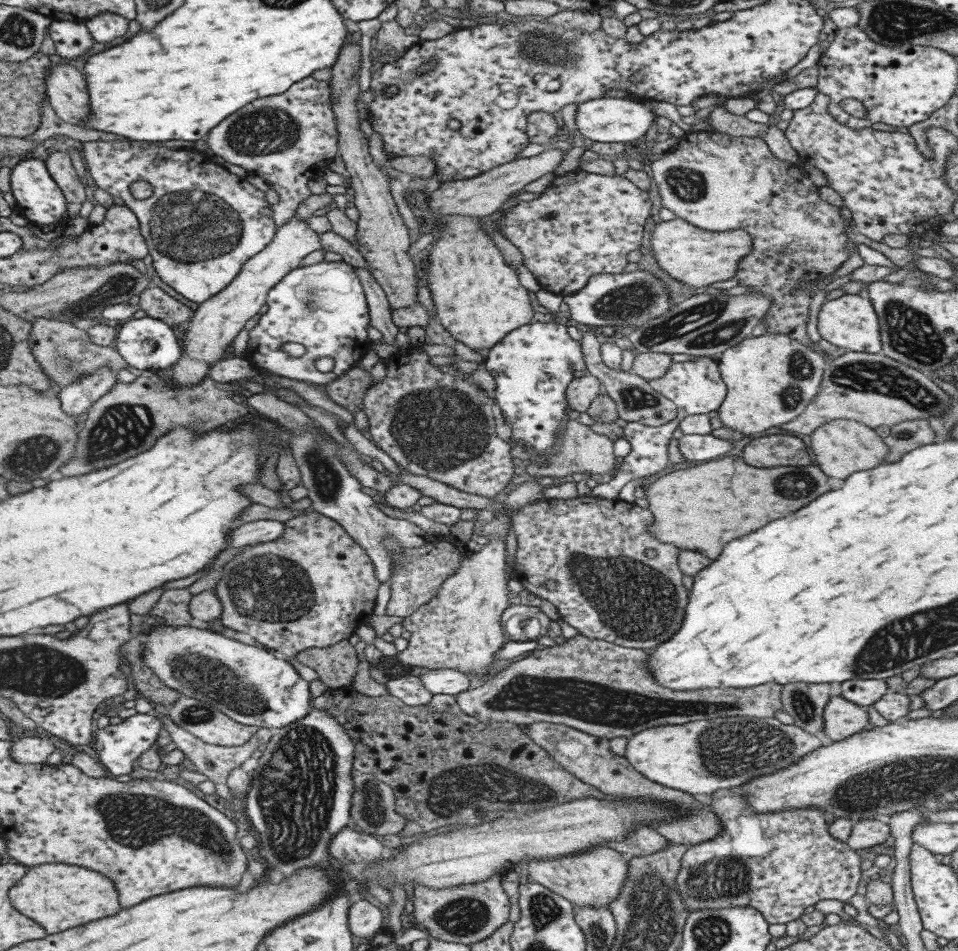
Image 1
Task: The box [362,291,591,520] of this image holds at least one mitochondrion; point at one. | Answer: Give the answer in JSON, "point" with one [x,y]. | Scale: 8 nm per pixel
{"point":[440,428]}

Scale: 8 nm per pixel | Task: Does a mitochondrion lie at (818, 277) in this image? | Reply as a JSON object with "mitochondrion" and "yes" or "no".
{"mitochondrion":"no"}

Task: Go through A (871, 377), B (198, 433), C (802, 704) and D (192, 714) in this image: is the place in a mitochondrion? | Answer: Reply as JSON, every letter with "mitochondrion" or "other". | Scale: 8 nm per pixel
{"A":"mitochondrion","B":"other","C":"mitochondrion","D":"mitochondrion"}

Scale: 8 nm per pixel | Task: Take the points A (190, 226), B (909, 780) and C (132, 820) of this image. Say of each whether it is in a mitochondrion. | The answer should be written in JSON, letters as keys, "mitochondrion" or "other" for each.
{"A":"mitochondrion","B":"mitochondrion","C":"mitochondrion"}

